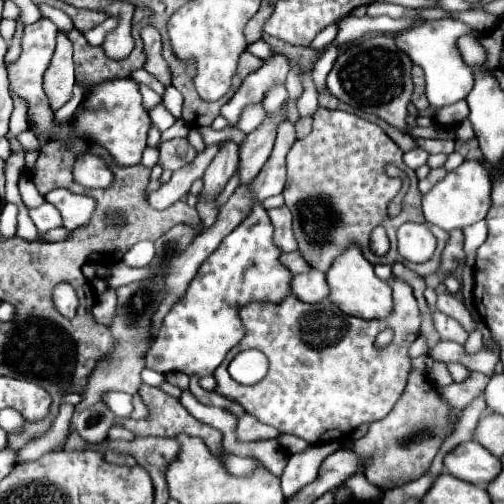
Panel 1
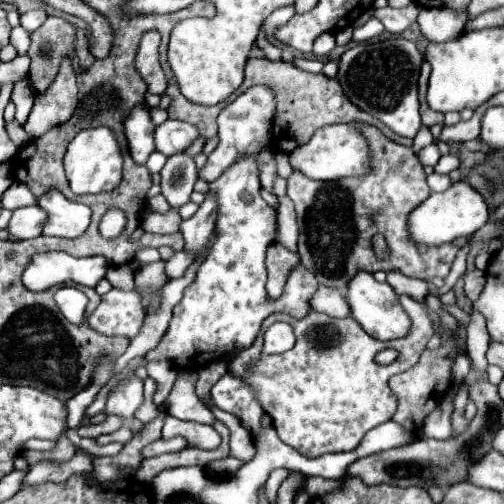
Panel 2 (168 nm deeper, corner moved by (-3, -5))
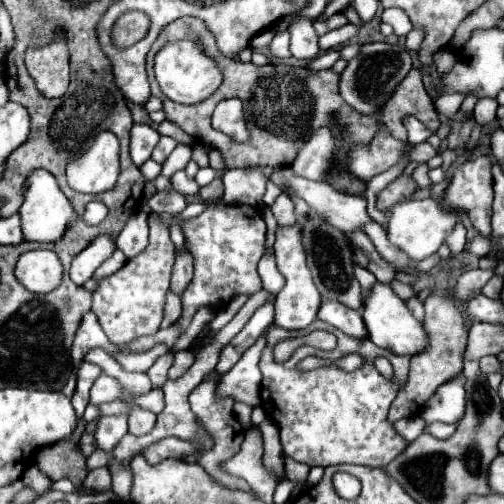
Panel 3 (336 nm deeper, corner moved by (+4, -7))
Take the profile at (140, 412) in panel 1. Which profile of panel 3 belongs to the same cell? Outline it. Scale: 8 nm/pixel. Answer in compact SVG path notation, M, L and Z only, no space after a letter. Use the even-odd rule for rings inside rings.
M63 440L57 446L43 448L37 454L37 468L49 480L69 478L75 486L81 486L87 476L85 456L81 456L79 444L75 444L73 440Z

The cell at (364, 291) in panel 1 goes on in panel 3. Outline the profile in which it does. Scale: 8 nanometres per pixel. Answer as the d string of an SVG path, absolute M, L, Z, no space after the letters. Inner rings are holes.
M377 282L373 286L373 290L363 300L363 320L365 320L367 332L369 332L369 340L373 340L379 348L387 348L387 350L391 350L393 354L399 354L399 356L417 356L417 352L425 350L425 344L429 340L425 336L423 322L417 320L409 312L405 300L401 300L391 290L391 286L381 284L381 282Z

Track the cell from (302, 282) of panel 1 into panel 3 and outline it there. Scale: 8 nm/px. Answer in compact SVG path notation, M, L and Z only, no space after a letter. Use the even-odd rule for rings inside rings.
M323 300L319 308L319 320L339 328L341 332L357 338L365 338L365 324L361 324L361 312L347 308L335 300Z

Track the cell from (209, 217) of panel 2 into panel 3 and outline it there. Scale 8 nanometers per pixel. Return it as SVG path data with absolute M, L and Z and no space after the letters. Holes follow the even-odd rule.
M183 248L181 256L175 258L175 266L173 266L173 278L171 278L171 292L175 292L177 296L181 296L189 284L193 276L193 258L191 254Z

